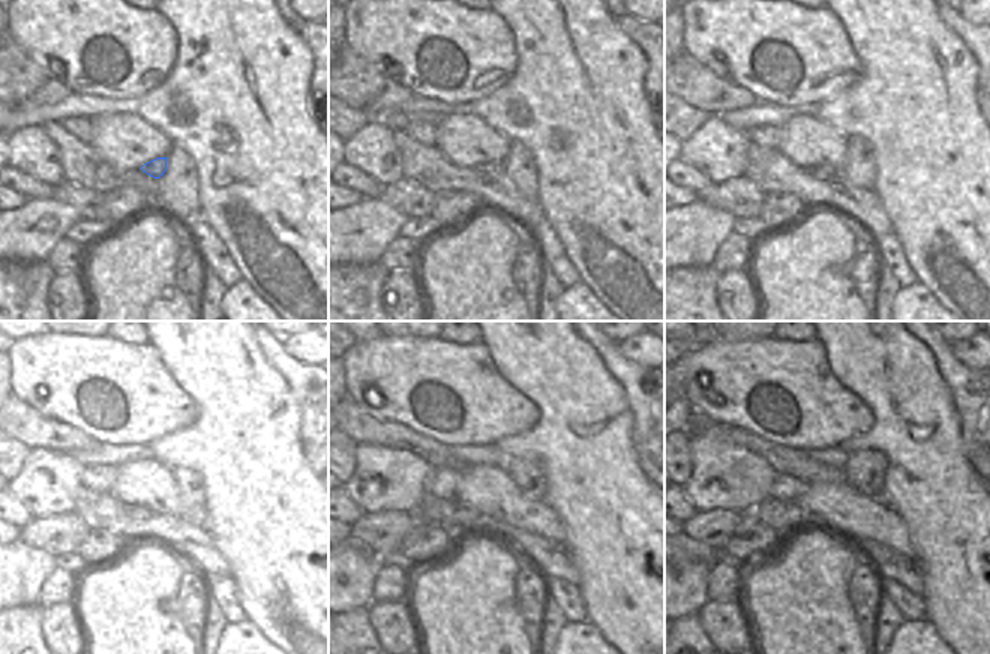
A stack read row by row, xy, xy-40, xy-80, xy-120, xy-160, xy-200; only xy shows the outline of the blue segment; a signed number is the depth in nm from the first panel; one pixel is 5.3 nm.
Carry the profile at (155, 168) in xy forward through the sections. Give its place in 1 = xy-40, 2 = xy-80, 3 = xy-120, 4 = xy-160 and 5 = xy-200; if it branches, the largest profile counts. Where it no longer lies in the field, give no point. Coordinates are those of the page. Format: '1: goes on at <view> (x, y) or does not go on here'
1: goes on at xy-40 (483, 167)
2: goes on at xy-80 (815, 171)
3: goes on at xy-120 (135, 512)
4: goes on at xy-160 (447, 513)
5: goes on at xy-200 (782, 515)

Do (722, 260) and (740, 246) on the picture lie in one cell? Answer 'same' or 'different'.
same

